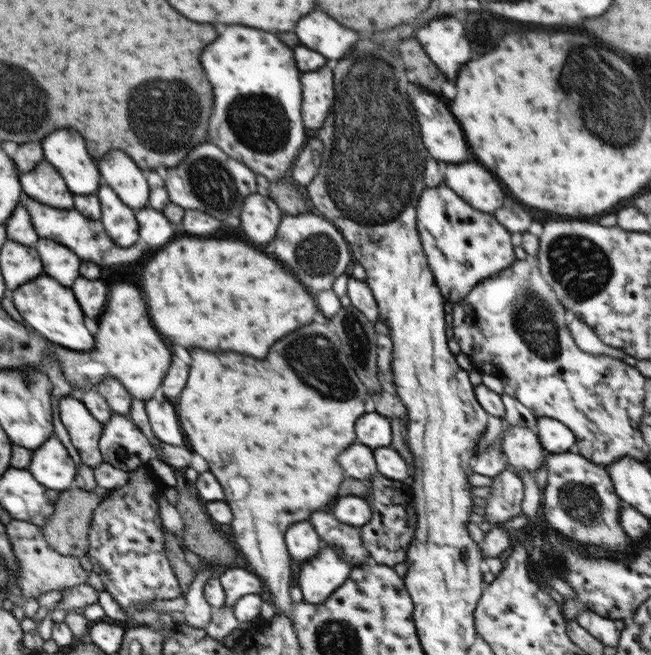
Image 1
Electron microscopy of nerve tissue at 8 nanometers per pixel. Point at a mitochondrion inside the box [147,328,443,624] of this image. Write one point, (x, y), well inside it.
(317, 362)

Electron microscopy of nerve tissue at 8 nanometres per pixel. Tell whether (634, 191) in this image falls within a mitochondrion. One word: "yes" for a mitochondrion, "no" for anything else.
no

